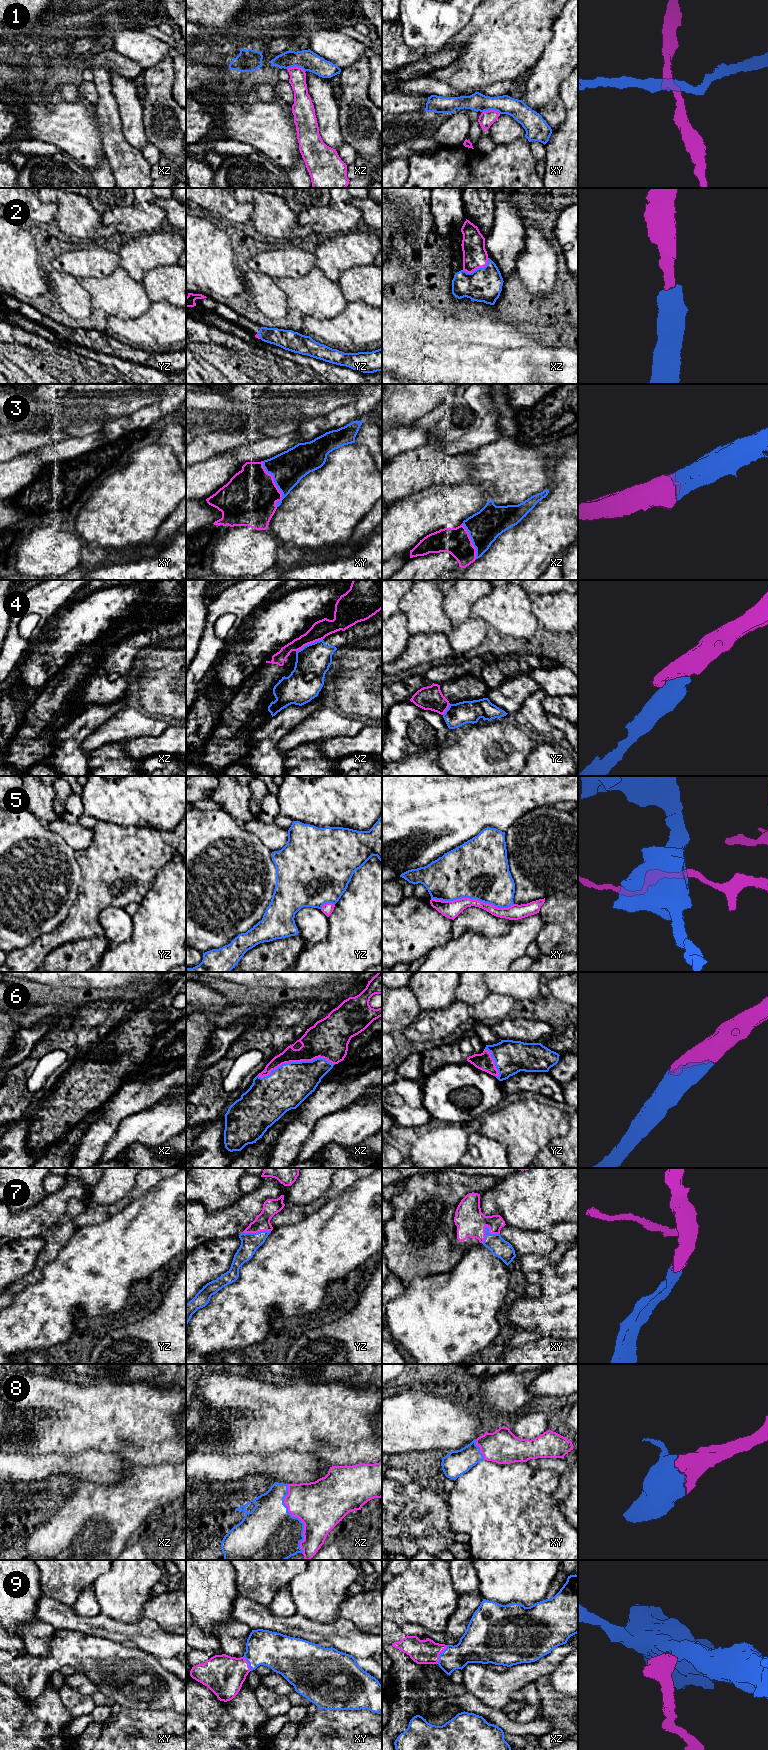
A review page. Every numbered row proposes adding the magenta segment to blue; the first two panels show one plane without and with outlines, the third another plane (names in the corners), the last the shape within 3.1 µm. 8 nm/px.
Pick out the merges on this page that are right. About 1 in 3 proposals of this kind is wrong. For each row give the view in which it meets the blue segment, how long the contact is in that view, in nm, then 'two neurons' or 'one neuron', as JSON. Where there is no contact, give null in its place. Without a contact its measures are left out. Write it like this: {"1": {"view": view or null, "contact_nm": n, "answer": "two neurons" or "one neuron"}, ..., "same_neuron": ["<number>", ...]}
{"1": {"view": "xz", "contact_nm": 150, "answer": "two neurons"}, "2": {"view": "xz", "contact_nm": 240, "answer": "one neuron"}, "3": {"view": "xy", "contact_nm": 380, "answer": "one neuron"}, "4": {"view": "xz", "contact_nm": 240, "answer": "two neurons"}, "5": {"view": "xy", "contact_nm": 650, "answer": "two neurons"}, "6": {"view": "xz", "contact_nm": 650, "answer": "one neuron"}, "7": {"view": "xy", "contact_nm": 170, "answer": "one neuron"}, "8": {"view": "xz", "contact_nm": 550, "answer": "one neuron"}, "9": {"view": "xz", "contact_nm": 170, "answer": "one neuron"}, "same_neuron": ["2", "3", "6", "7", "8", "9"]}

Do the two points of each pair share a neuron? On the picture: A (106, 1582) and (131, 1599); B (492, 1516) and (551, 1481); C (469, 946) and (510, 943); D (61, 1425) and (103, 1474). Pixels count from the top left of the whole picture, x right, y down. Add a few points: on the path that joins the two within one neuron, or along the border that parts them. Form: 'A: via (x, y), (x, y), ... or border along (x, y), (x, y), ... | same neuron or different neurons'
A: via (112, 1588), (115, 1591), (125, 1593) | same neuron
B: via (507, 1509), (536, 1487) | same neuron
C: via (479, 946), (500, 946) | same neuron
D: border along (106, 1452), (85, 1449), (71, 1455), (60, 1455) | different neurons

